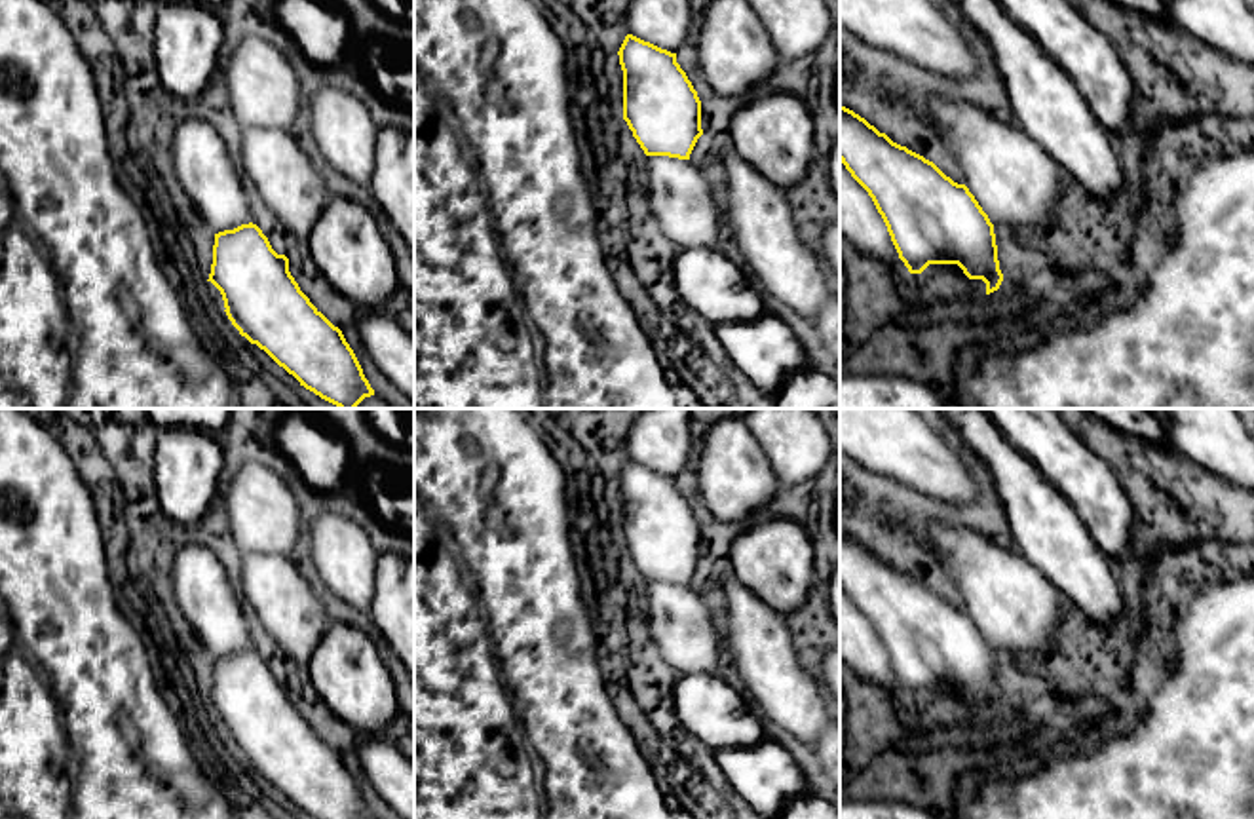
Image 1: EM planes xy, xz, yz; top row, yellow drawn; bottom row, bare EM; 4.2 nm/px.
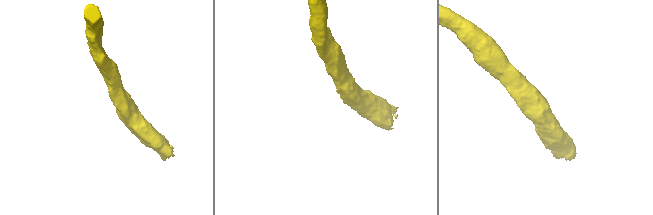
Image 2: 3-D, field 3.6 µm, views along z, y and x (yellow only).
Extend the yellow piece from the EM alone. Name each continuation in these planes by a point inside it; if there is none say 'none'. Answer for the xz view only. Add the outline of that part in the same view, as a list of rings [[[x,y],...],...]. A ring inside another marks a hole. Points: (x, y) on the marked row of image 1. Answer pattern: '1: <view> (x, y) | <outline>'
none

